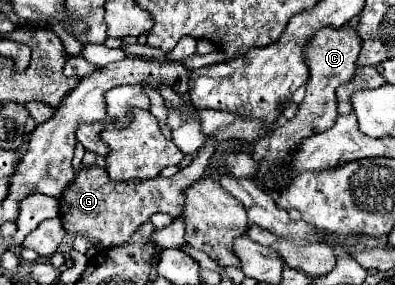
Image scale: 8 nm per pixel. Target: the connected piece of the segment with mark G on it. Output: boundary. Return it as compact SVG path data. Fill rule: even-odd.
M208 137L204 149L200 149L198 157L186 167L180 169L174 177L154 177L154 179L134 179L126 183L116 183L110 179L106 169L94 165L90 169L82 169L74 183L62 193L60 199L60 219L70 235L86 235L92 239L98 239L104 249L110 249L114 245L122 245L130 239L134 229L138 229L144 221L150 219L154 213L166 213L170 217L180 217L184 209L184 191L196 183L202 173L208 169L210 159L216 151L218 141L214 137Z

